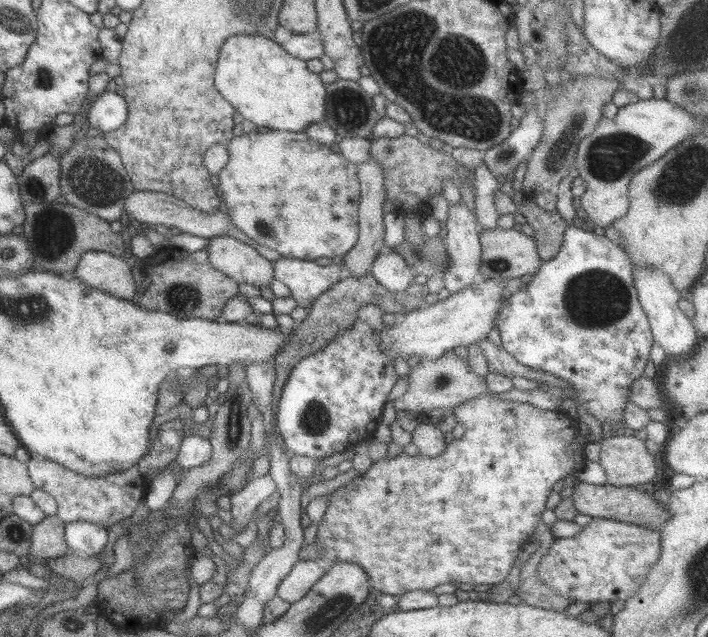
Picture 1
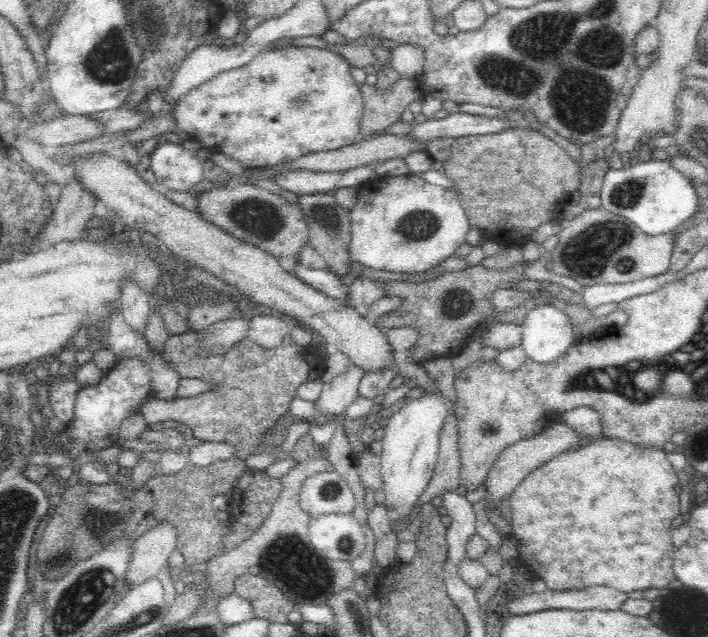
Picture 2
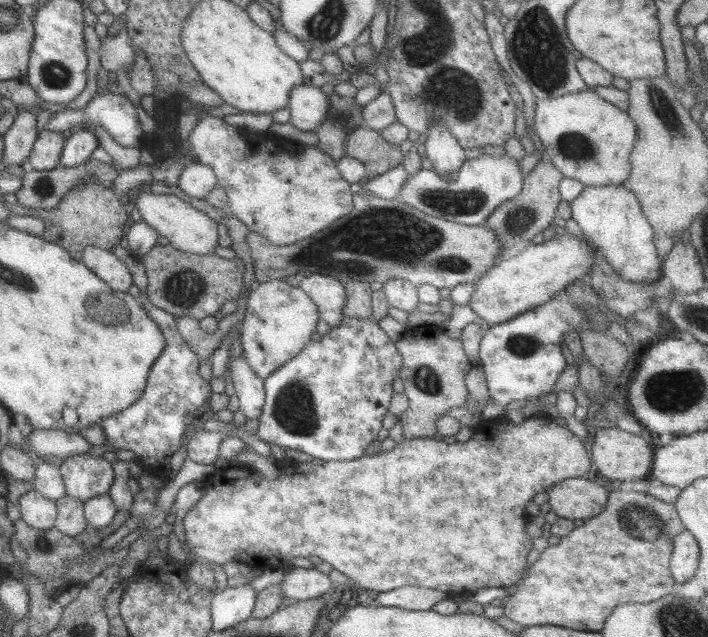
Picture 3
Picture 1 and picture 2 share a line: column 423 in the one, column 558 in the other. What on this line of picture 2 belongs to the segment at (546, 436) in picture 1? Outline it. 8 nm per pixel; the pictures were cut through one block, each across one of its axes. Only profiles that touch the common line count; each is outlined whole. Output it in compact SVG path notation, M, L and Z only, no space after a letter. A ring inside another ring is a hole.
M600 436L591 444L564 451L533 470L509 496L510 505L508 508L513 521L513 533L517 539L518 556L516 560L520 562L522 567L529 571L532 570L534 572L531 574L532 577L543 580L547 589L551 590L582 590L586 586L610 586L619 592L630 593L652 588L658 590L666 588L670 582L675 580L673 555L677 548L673 546L671 540L670 534L673 534L673 529L670 524L676 516L680 516L680 499L674 491L674 487L678 486L679 483L679 473L670 465L662 448L636 446L632 442L626 442L619 438ZM594 460L596 460L596 472L592 472L594 476L590 476L590 472L588 472L588 478L584 478L586 470L594 470L594 468L590 468L594 464ZM590 478L596 478L596 486L570 486L570 484L590 484Z

